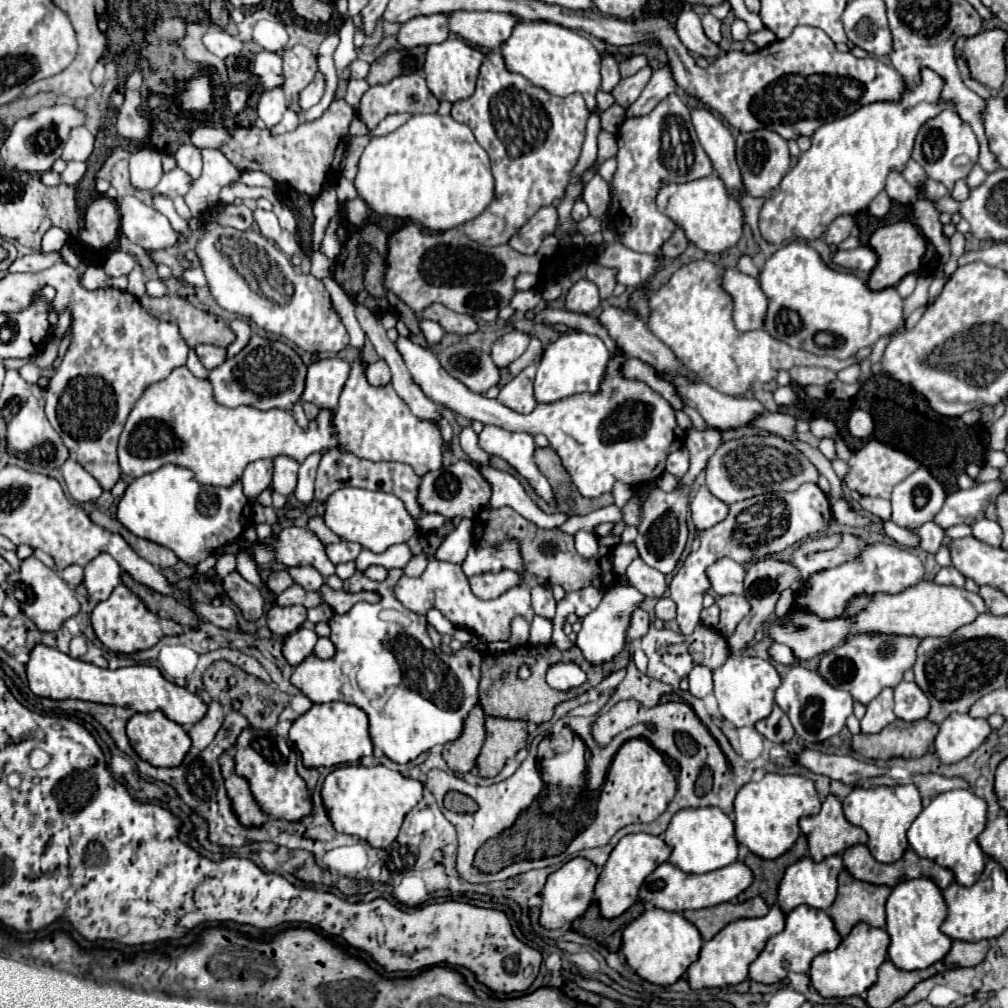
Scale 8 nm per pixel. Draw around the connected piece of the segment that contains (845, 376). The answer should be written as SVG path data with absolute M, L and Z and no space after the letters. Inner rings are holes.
M852 365L852 367L848 367L848 369L842 369L842 371L838 373L838 379L840 379L842 383L856 383L856 381L860 381L860 379L862 379L862 369L860 369L860 365Z

